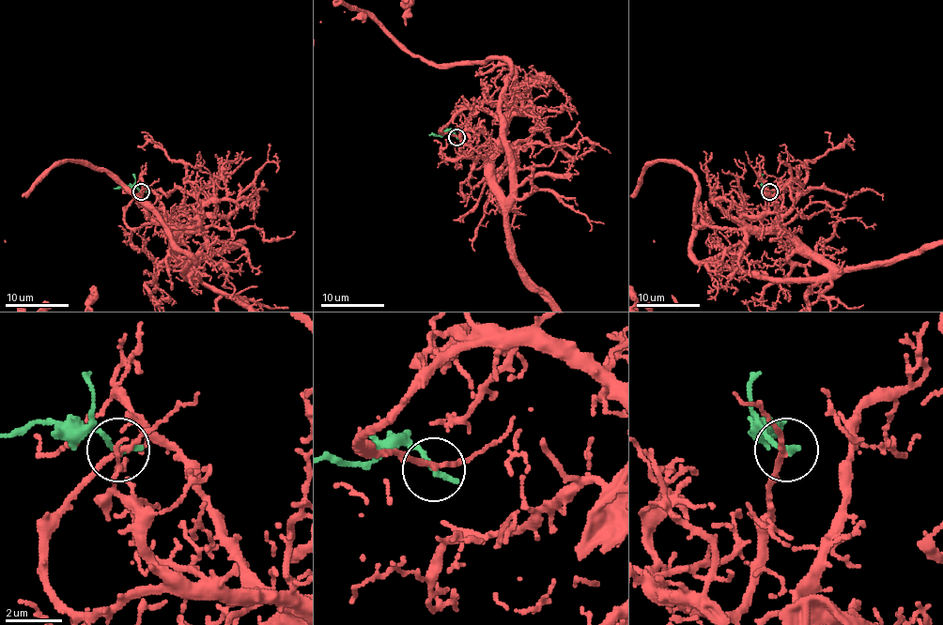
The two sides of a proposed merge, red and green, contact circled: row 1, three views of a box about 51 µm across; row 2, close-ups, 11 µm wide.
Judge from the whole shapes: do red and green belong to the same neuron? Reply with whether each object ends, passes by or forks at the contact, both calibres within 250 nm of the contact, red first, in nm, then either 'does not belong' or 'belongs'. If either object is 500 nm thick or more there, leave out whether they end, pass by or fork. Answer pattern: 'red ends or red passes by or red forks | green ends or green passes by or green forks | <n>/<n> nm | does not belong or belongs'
red passes by | green ends | 170/240 nm | does not belong

